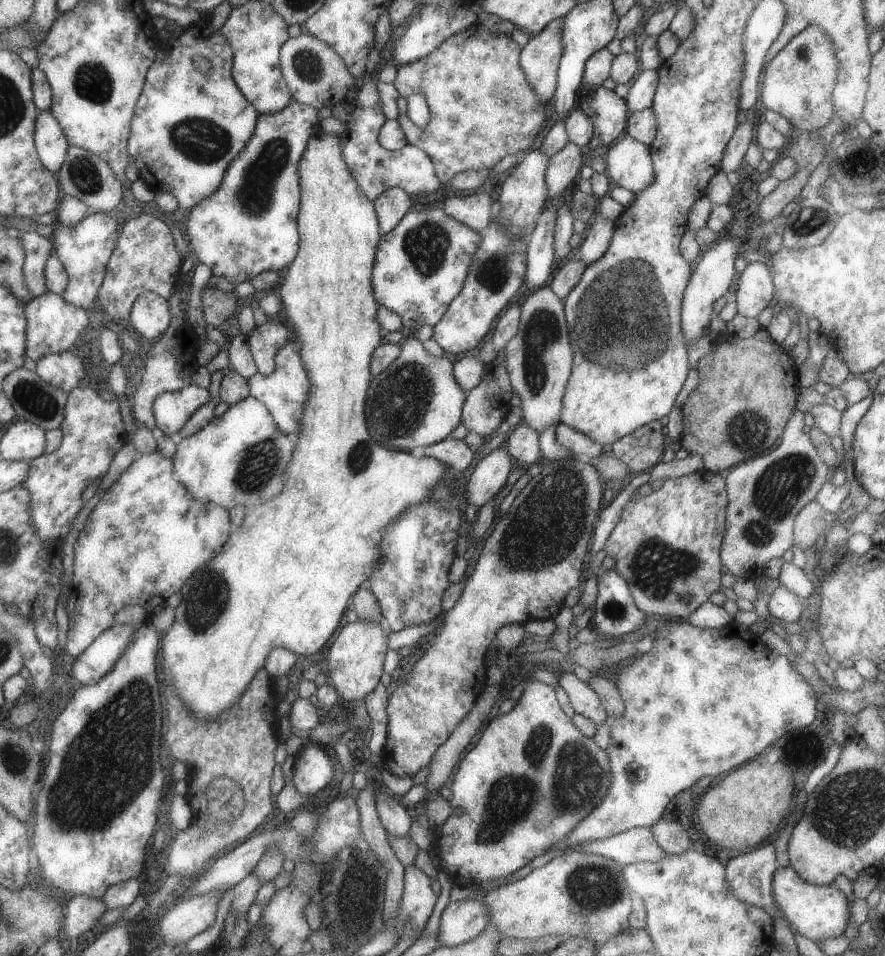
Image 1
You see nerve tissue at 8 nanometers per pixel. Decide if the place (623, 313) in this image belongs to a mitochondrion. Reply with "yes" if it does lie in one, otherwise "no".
yes

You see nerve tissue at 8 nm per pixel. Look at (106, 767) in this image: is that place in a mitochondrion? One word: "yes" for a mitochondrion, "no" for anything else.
yes

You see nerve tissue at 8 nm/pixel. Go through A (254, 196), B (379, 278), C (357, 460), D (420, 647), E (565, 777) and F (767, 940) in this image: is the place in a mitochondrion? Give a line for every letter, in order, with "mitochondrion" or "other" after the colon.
A: mitochondrion
B: other
C: mitochondrion
D: other
E: mitochondrion
F: other

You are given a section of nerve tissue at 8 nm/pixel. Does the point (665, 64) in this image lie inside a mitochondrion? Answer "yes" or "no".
no

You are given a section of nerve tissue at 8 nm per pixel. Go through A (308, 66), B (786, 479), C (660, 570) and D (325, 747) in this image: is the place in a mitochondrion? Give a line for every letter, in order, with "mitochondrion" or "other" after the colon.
A: mitochondrion
B: mitochondrion
C: mitochondrion
D: other

